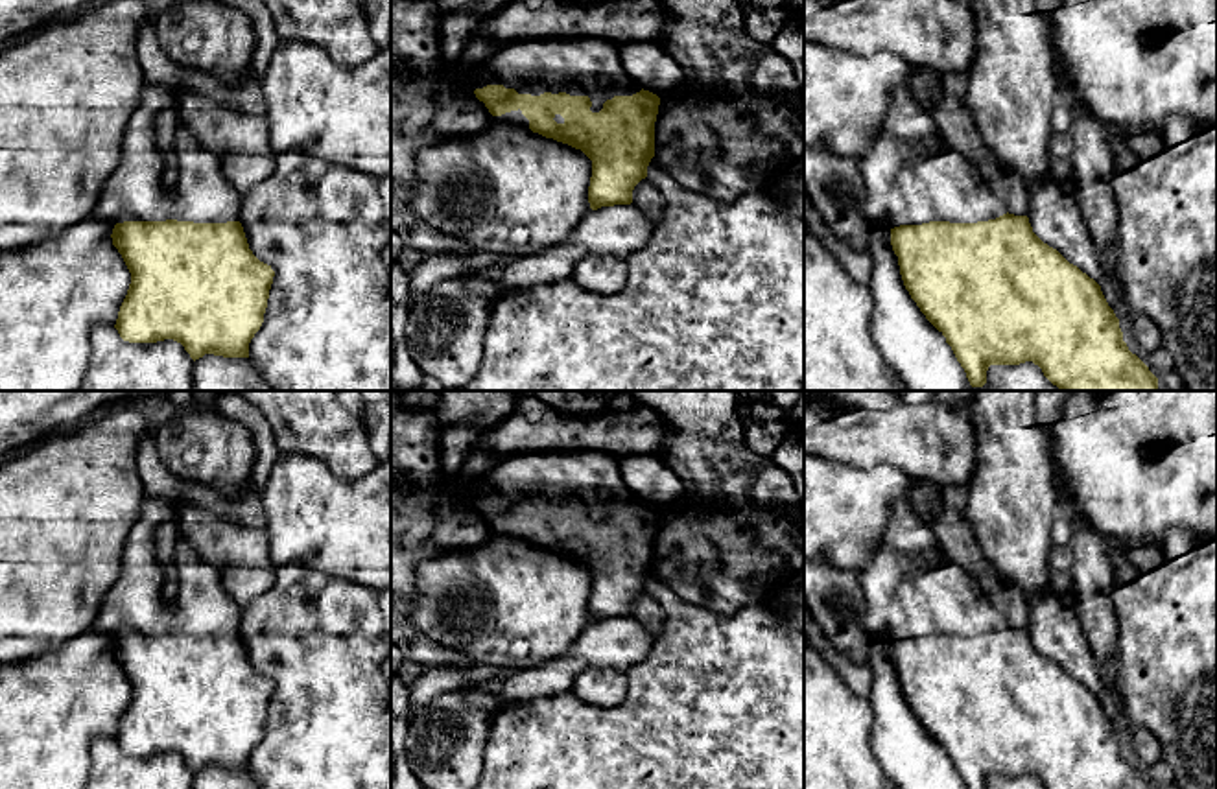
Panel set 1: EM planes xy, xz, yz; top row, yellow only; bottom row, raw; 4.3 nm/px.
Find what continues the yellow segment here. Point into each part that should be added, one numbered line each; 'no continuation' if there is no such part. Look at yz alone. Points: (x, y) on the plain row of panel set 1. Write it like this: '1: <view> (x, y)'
1: yz (906, 598)

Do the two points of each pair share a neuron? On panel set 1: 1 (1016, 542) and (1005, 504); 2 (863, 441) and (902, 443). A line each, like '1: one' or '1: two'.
1: one
2: one

